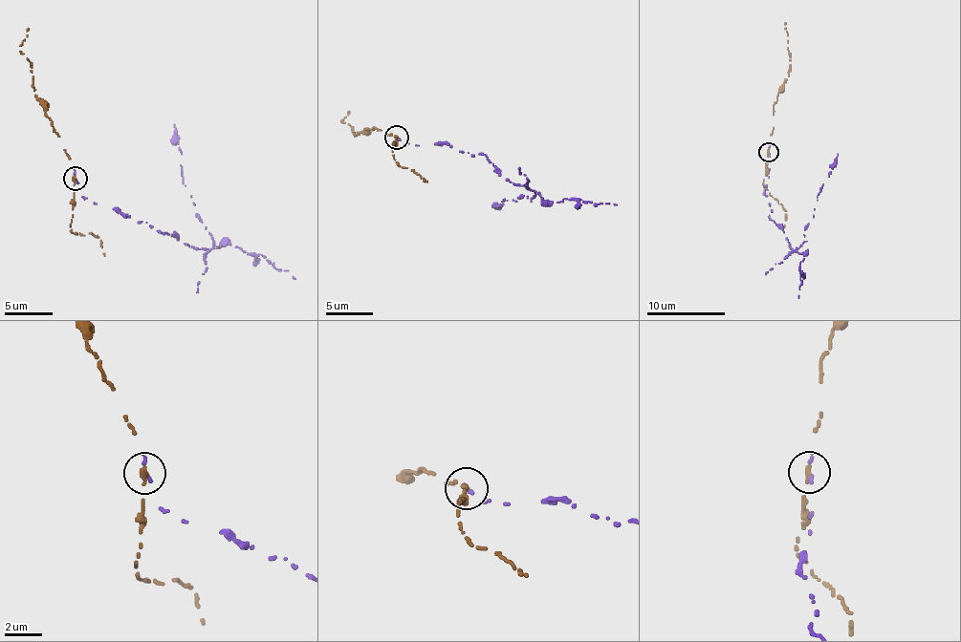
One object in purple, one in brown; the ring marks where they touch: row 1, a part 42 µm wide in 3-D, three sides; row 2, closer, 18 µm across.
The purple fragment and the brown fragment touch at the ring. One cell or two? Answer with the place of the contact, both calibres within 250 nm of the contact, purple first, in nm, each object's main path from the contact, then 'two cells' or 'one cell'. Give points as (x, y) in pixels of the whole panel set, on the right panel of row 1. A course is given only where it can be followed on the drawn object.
place (768, 152); calibres 190 and 260 nm; course purple (770, 153), (764, 193), (769, 217), (795, 251), (804, 242), (804, 228), (814, 217), (819, 188), (837, 153); course brown (768, 153), (774, 127), (774, 104), (789, 72), (785, 22); two cells

